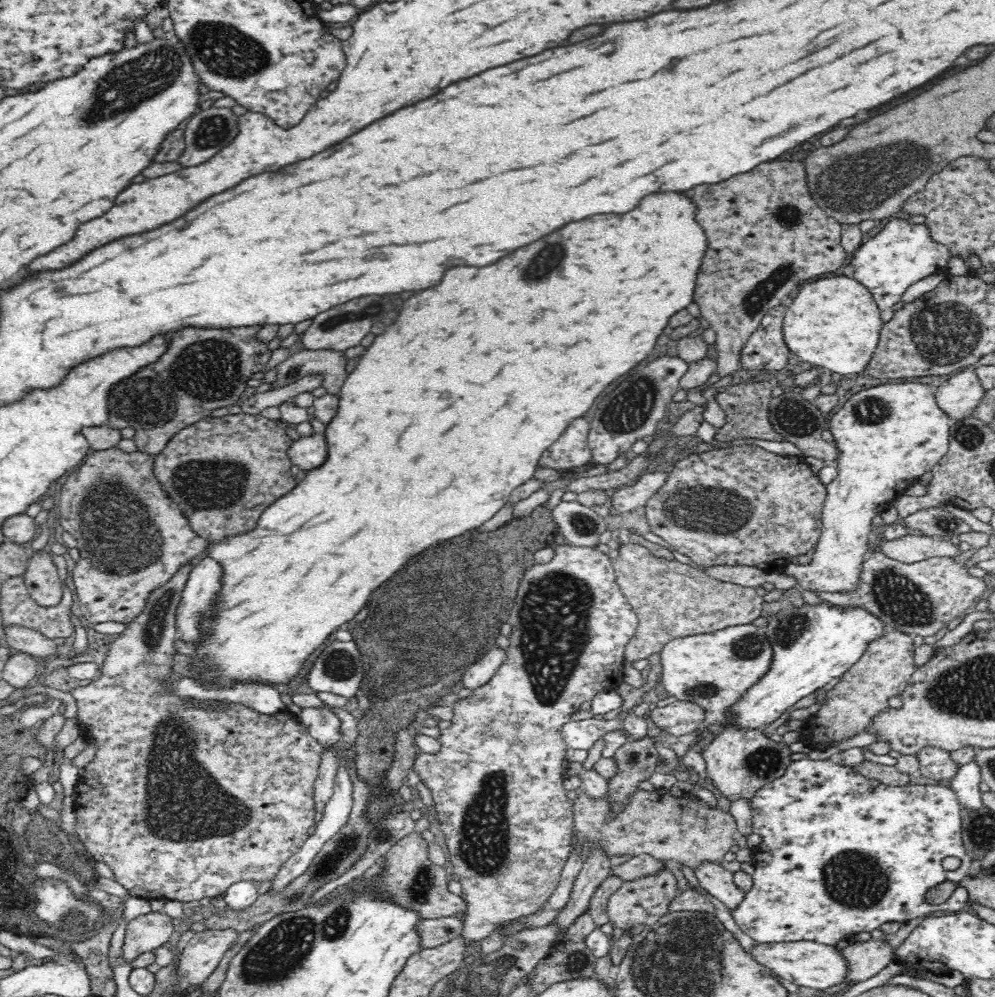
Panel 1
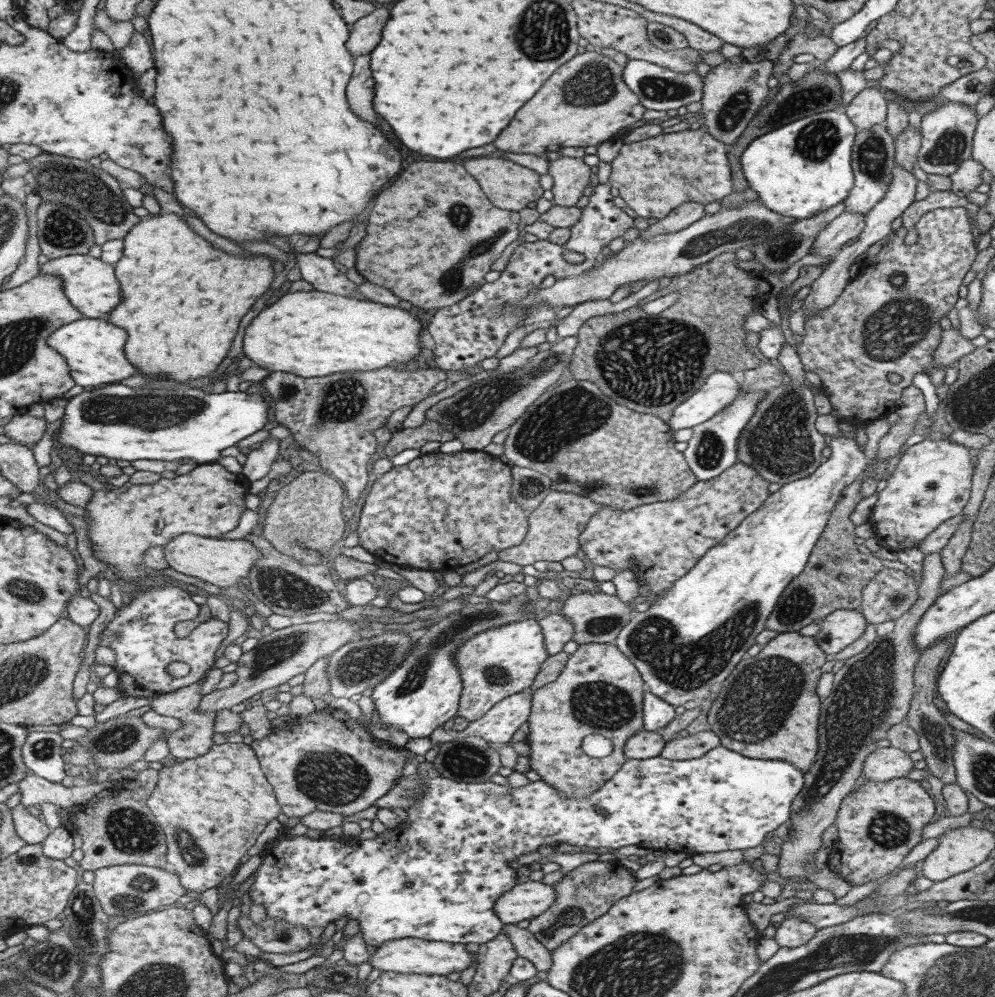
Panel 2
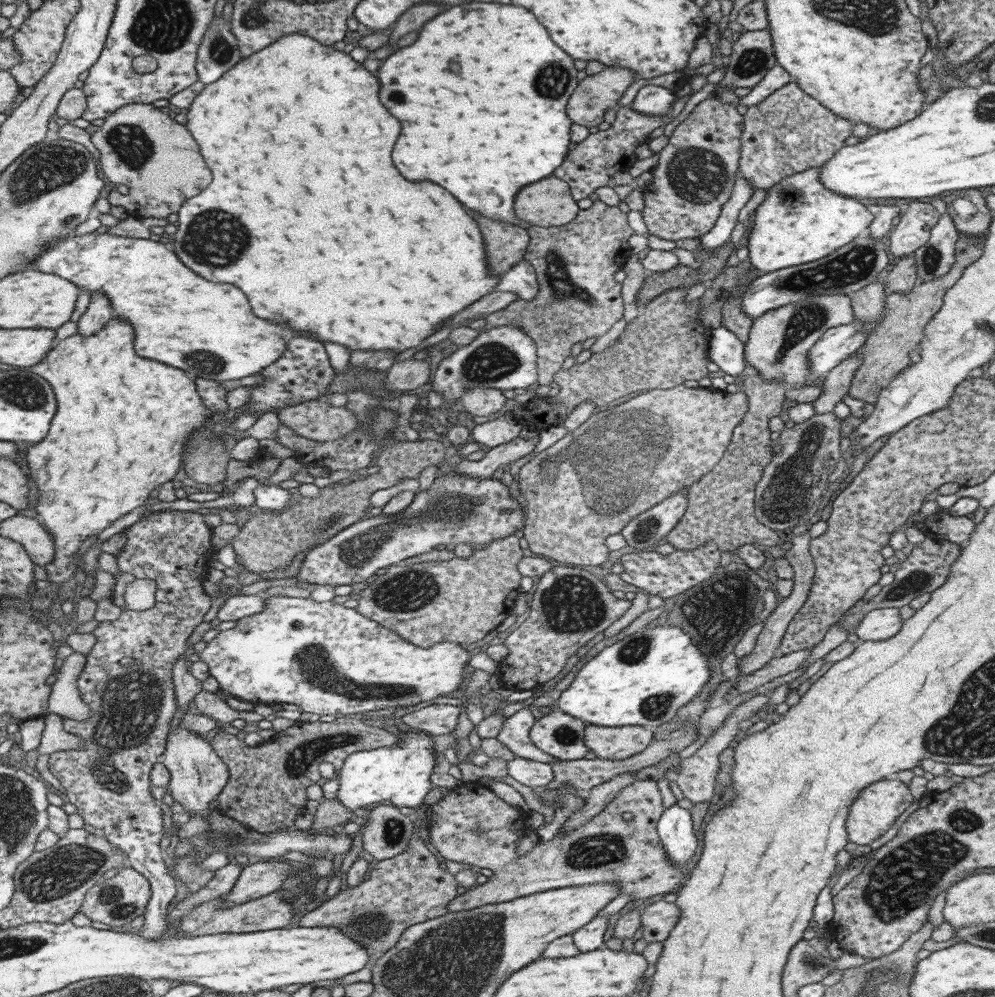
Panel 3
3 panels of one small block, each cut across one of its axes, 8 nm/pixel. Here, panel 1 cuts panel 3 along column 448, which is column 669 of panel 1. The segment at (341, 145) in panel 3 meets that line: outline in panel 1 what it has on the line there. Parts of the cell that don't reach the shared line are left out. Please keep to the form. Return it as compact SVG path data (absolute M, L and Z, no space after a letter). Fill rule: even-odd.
M666 192L666 194L652 194L652 196L646 196L632 212L626 212L626 214L602 214L602 216L592 216L592 218L586 218L586 220L580 220L580 222L572 222L572 224L566 224L562 230L558 232L552 232L548 234L546 238L534 242L534 244L528 244L522 248L522 252L512 252L510 256L504 256L502 260L498 260L496 264L492 266L486 266L486 268L466 268L466 266L456 266L456 268L450 268L450 272L444 274L442 282L434 288L428 288L428 290L422 290L418 294L414 294L412 298L408 298L404 302L404 308L398 316L398 320L388 326L384 330L384 334L376 336L376 340L372 342L372 346L366 348L366 352L362 354L362 358L358 360L358 366L354 368L354 372L351 372L348 378L344 381L344 384L341 386L341 392L339 396L339 406L338 406L338 416L334 416L334 420L331 420L325 429L325 440L328 448L328 460L320 466L320 468L315 468L309 471L306 471L306 475L300 482L296 483L296 486L290 491L287 492L284 496L281 496L279 499L276 499L269 507L265 508L265 511L262 512L260 518L258 519L256 528L246 531L244 534L232 535L231 537L226 537L217 543L214 541L209 541L207 546L208 556L212 557L214 560L217 560L222 565L222 570L224 570L224 576L222 576L222 590L216 598L216 608L214 608L214 616L212 620L204 620L200 624L202 628L202 642L194 646L196 650L196 656L192 656L192 666L194 670L192 672L192 678L198 679L200 683L218 683L220 689L229 688L231 685L236 685L237 683L242 682L254 682L258 684L270 685L270 684L286 684L292 680L299 672L309 656L317 649L319 649L332 632L336 631L342 625L348 623L348 620L352 620L366 604L366 600L370 598L370 594L380 586L384 584L388 578L392 578L398 570L404 568L404 564L414 558L416 554L420 554L422 550L430 548L432 544L436 542L442 542L446 538L454 538L454 536L460 536L468 530L474 530L482 523L485 523L487 520L490 520L504 505L508 503L508 500L511 496L511 492L528 482L534 476L534 471L539 466L544 466L548 468L554 468L558 472L569 470L569 468L578 468L584 467L593 462L592 453L590 452L589 445L587 444L587 438L590 432L590 423L586 421L583 417L580 416L588 412L588 408L596 402L596 398L606 390L606 386L610 386L612 382L616 382L622 374L628 374L636 364L640 364L644 358L650 356L656 340L662 330L666 328L670 316L674 315L675 312L685 309L690 302L693 301L694 287L696 284L696 279L698 278L698 272L702 270L702 256L705 255L704 250L708 246L708 239L706 238L706 233L700 224L697 223L695 219L695 212L698 210L686 196L682 194L676 194L676 192ZM414 466L420 466L420 472L424 474L406 474L406 472L412 472L416 470Z

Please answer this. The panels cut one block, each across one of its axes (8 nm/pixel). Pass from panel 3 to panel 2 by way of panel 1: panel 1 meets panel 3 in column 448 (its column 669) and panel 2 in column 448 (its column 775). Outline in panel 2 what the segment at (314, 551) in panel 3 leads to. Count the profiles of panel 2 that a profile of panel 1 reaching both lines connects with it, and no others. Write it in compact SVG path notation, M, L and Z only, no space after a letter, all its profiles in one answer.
M484 451L421 454L408 464L393 466L372 484L356 526L359 545L376 559L398 567L449 572L476 563L488 552L520 544L528 532L528 512L512 499L510 486L512 469Z

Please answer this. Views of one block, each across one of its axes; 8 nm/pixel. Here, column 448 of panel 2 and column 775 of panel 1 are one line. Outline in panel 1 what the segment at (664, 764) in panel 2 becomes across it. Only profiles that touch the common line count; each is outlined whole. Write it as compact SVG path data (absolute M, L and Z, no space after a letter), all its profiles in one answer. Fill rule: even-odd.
M836 759L828 760L796 760L787 766L786 772L776 780L770 781L758 792L754 793L750 800L753 816L753 832L762 837L759 845L751 848L753 854L752 863L755 871L752 874L752 889L745 894L743 901L734 908L731 914L744 934L753 938L755 942L764 943L789 943L796 941L814 941L820 944L835 946L842 938L851 939L859 932L870 932L882 926L884 922L905 922L913 918L923 918L932 912L956 913L966 909L968 892L959 882L969 875L971 858L963 845L961 812L963 806L959 802L957 794L944 784L938 785L890 785L880 783L875 788L870 785L869 779L858 773L852 767L840 764ZM954 856L960 858L961 863L956 870L945 870L942 867L942 860ZM946 881L958 883L955 892L942 904L934 905L926 902L925 894L930 888L935 888L937 884Z

